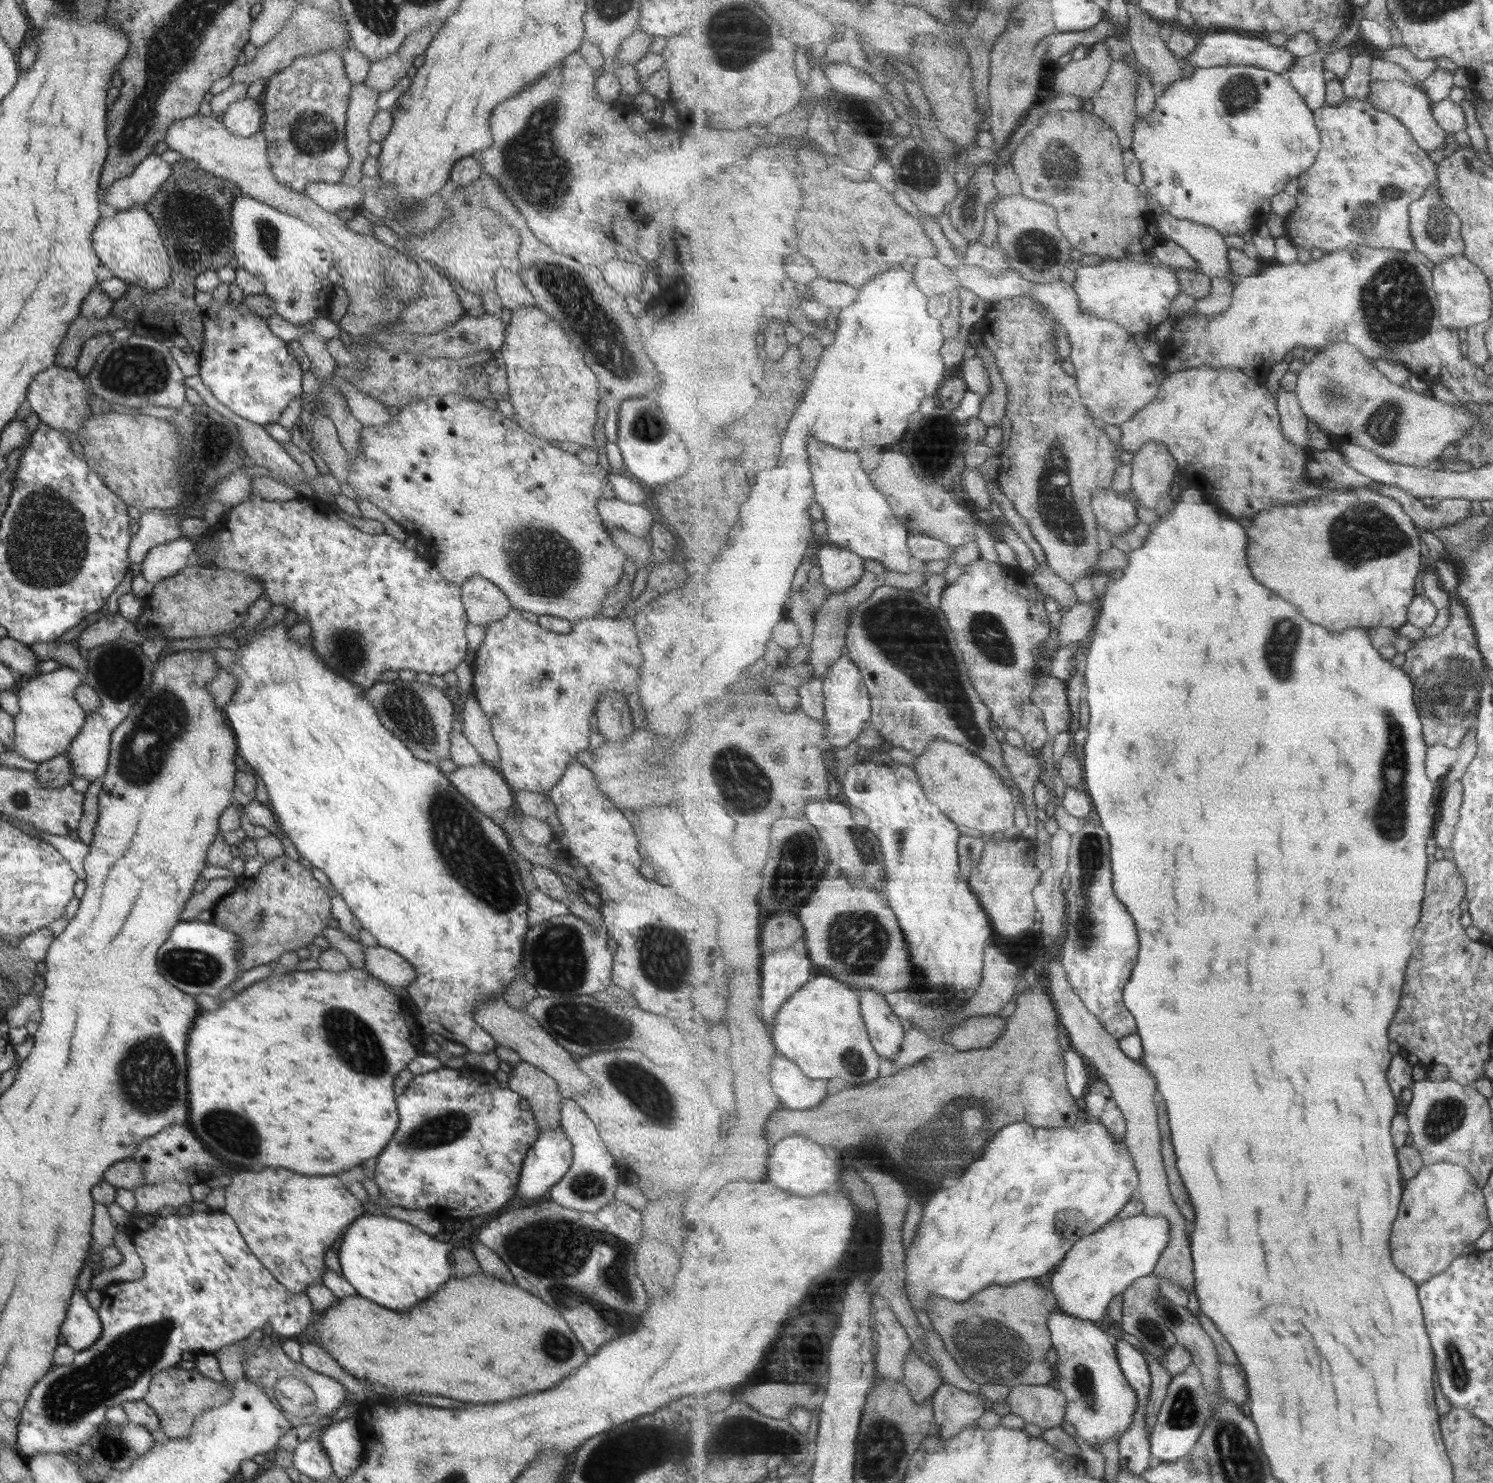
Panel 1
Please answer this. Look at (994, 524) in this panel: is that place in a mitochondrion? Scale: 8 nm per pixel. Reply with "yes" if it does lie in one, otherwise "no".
no

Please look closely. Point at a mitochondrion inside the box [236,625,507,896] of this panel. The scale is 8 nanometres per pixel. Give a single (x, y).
(401, 704)

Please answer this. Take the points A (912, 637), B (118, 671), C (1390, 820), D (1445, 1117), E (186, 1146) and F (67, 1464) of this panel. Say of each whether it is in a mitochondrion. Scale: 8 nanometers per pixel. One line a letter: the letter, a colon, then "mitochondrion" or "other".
A: mitochondrion
B: mitochondrion
C: mitochondrion
D: mitochondrion
E: other
F: other

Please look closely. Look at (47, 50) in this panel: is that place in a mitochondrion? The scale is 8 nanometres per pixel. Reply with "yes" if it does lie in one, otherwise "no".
no

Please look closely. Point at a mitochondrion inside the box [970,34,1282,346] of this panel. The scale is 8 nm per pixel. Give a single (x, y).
(1241, 93)

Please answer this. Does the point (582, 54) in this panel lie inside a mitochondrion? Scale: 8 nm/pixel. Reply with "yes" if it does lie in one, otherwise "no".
no

